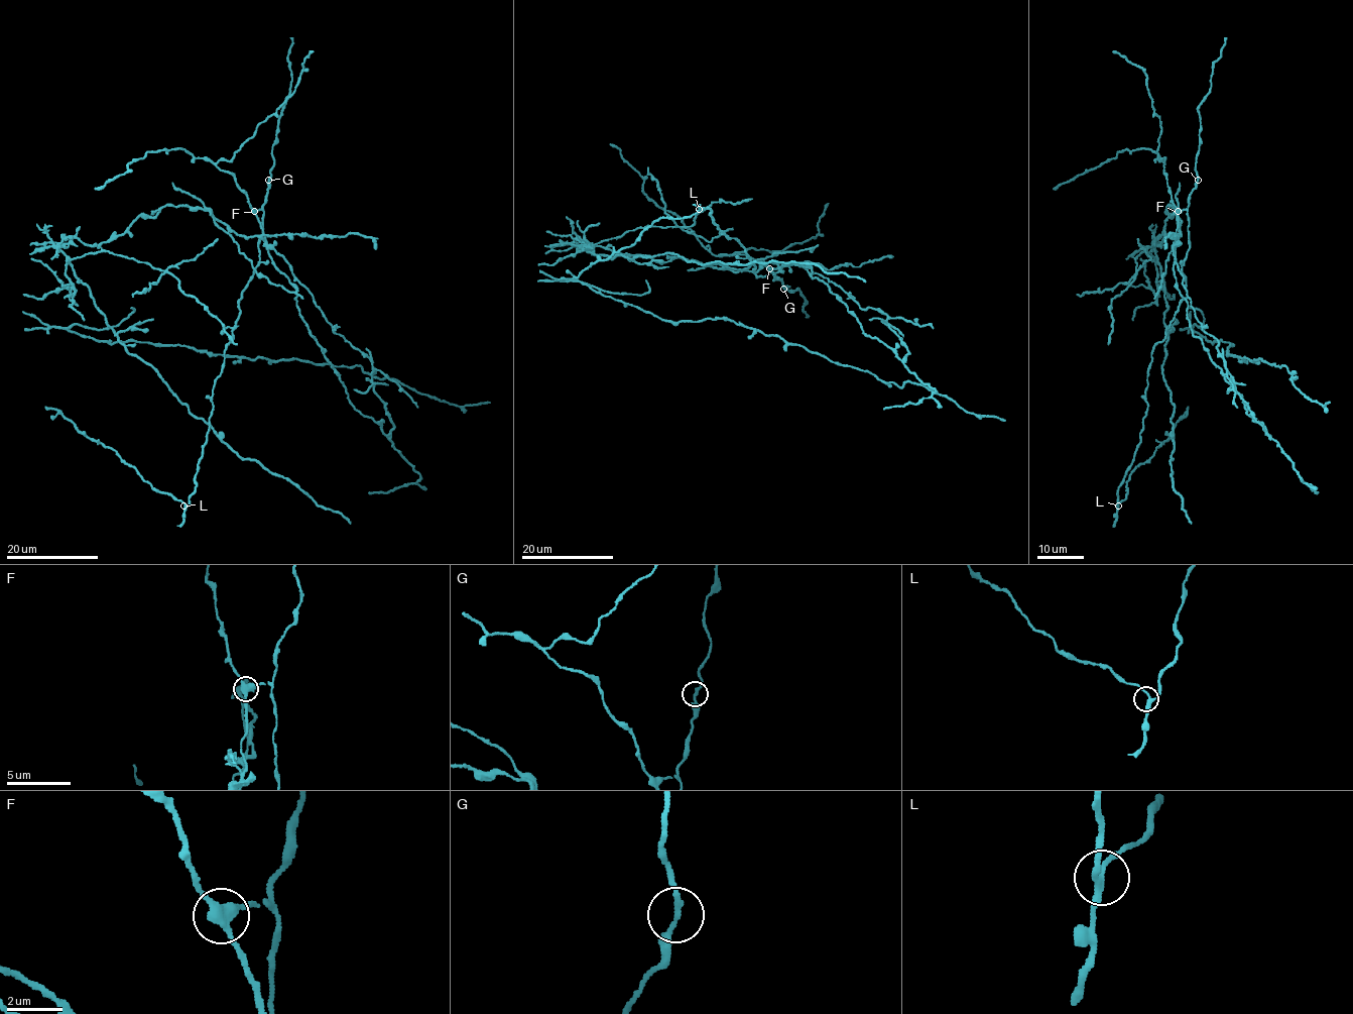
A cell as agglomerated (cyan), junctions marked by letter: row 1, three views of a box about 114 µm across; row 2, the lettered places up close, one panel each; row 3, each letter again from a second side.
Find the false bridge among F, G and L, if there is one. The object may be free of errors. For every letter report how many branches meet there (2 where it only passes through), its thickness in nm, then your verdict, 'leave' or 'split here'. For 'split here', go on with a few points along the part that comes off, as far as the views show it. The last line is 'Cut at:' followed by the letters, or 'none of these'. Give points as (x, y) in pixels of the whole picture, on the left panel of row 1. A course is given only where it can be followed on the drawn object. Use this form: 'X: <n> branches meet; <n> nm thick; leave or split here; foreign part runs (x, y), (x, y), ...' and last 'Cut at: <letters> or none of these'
F: 3 branches meet; 380 nm thick; split here
G: 2 branches meet; 200 nm thick; leave
L: 3 branches meet; 240 nm thick; leave
Cut at: F

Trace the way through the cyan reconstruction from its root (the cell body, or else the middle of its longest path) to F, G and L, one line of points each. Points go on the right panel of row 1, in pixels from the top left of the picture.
F: (1161, 242), (1171, 217), (1167, 205), (1181, 220), (1181, 235), (1171, 235), (1178, 239), (1178, 211)
G: (1161, 242), (1171, 217), (1166, 207), (1181, 220), (1181, 235), (1171, 235), (1177, 240), (1178, 213), (1198, 180)
L: (1161, 242), (1166, 207), (1181, 220), (1176, 240), (1186, 210), (1186, 297), (1151, 354), (1148, 410), (1118, 505)

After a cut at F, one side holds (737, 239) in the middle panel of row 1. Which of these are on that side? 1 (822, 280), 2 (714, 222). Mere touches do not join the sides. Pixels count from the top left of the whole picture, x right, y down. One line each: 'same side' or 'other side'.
1: other side
2: same side

